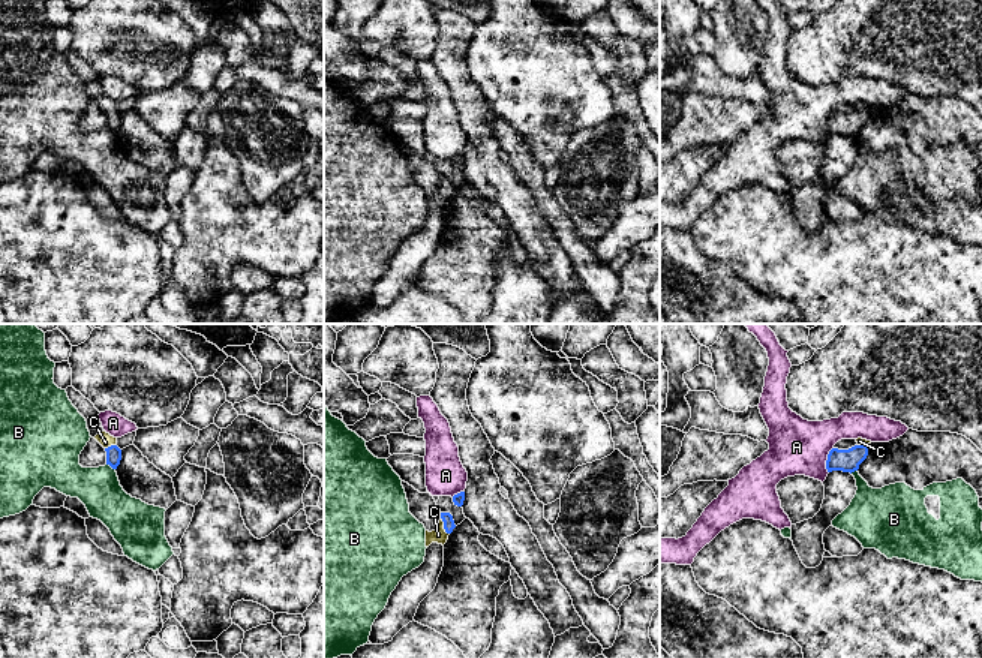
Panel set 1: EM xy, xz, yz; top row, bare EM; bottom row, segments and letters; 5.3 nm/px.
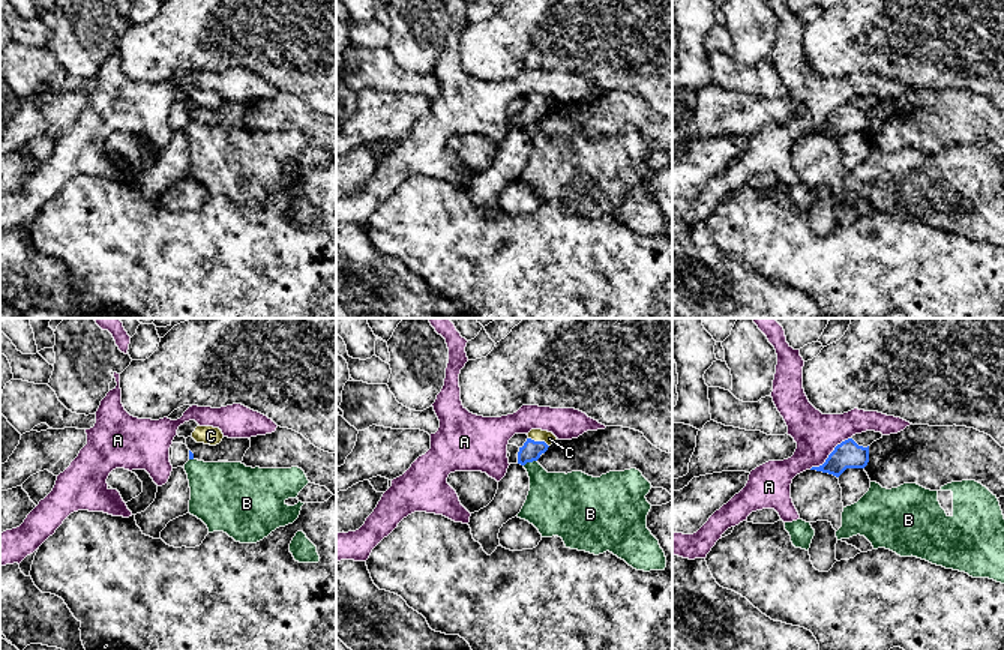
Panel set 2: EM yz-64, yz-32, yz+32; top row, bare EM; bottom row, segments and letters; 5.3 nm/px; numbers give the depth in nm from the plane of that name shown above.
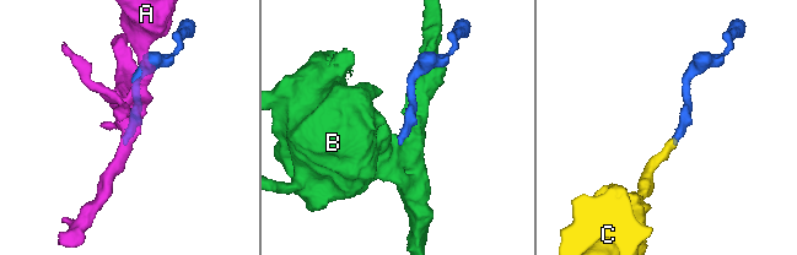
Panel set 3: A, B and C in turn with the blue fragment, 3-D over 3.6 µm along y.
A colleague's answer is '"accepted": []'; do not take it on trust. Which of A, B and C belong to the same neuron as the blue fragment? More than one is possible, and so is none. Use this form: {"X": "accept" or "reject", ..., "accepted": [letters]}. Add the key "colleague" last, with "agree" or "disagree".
{"A": "reject", "B": "reject", "C": "accept", "accepted": ["C"], "colleague": "disagree"}

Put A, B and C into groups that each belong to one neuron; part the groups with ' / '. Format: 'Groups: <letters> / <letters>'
Groups: A / B / C

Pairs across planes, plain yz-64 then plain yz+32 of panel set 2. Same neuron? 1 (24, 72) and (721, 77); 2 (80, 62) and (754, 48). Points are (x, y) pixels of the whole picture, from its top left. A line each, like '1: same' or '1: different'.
1: same
2: same

